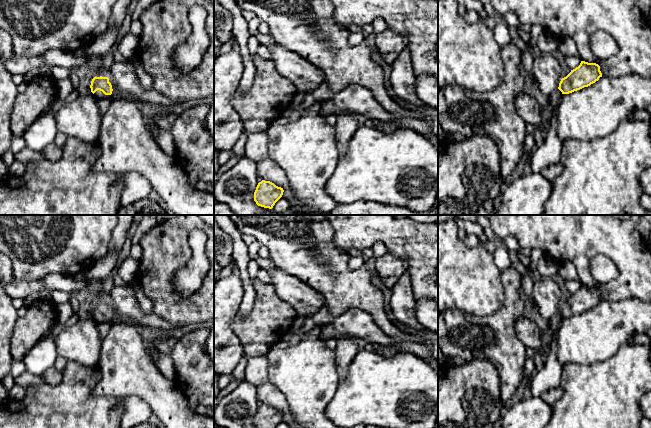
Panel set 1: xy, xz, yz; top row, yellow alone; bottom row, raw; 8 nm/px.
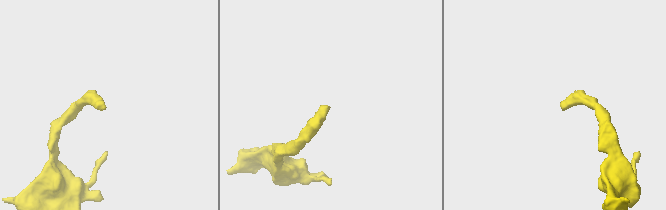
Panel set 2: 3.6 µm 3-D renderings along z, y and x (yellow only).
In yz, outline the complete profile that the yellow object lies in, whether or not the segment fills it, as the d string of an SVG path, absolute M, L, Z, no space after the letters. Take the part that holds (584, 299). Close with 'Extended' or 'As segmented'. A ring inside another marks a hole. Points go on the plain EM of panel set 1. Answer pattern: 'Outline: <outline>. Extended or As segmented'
Outline: M581 285L578 291L561 303L558 313L562 318L569 318L590 310L600 301L602 301L602 297L598 288Z. As segmented

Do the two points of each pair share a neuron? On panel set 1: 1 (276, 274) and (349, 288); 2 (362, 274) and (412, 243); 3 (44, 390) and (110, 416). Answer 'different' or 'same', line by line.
1: different
2: different
3: same

